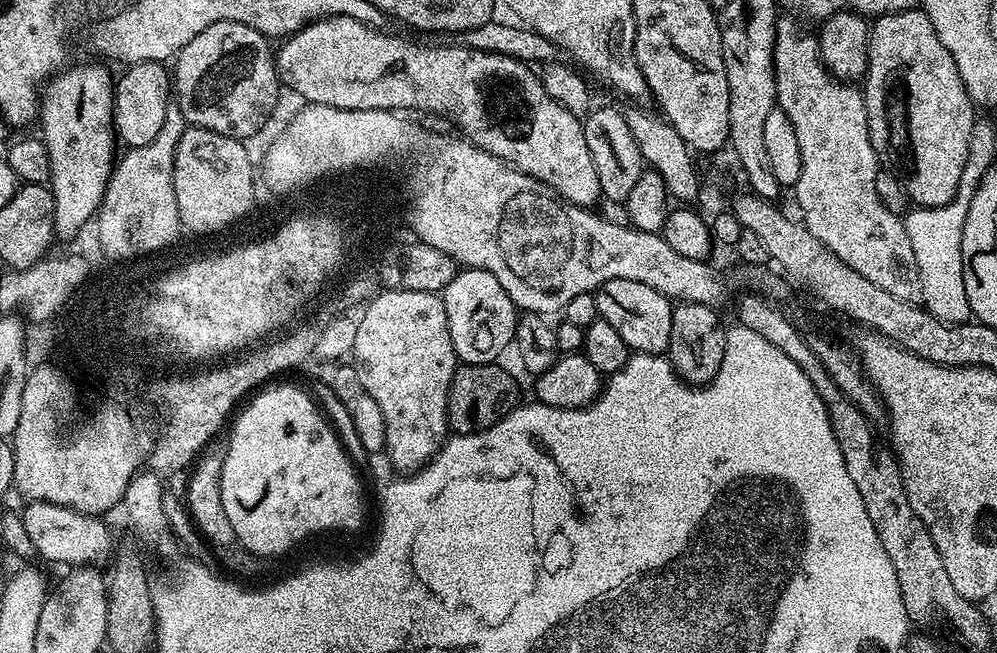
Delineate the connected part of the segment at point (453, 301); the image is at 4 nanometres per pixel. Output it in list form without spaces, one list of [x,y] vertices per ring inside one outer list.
[[[464,268],[444,287],[442,299],[457,357],[465,364],[499,361],[499,356],[513,343],[518,323],[518,309],[506,290],[502,290],[502,282],[481,268]]]

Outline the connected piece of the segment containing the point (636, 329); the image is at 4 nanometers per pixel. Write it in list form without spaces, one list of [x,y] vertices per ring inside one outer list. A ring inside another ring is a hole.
[[[614,278],[610,282],[606,282],[601,288],[596,289],[594,295],[596,297],[599,319],[610,322],[610,326],[614,326],[614,330],[618,330],[618,335],[622,337],[622,342],[626,342],[629,350],[633,353],[667,353],[674,307],[673,301],[669,300],[667,296],[662,295],[658,290],[654,290],[650,286],[642,286],[642,282],[630,282],[626,278]]]

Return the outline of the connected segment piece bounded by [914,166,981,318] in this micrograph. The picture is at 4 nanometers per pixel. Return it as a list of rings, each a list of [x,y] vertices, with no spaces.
[[[973,167],[962,170],[962,178],[958,182],[956,198],[946,206],[934,206],[933,208],[917,207],[916,228],[914,224],[914,236],[918,241],[918,259],[921,273],[929,274],[930,286],[925,287],[924,299],[929,312],[933,314],[945,314],[949,312],[952,318],[968,318],[972,311],[966,298],[966,282],[962,274],[962,226],[966,222],[966,214],[970,210],[970,202],[980,185],[981,175],[973,171]]]

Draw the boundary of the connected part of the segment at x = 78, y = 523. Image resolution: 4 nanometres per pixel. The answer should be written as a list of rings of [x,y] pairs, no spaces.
[[[34,500],[23,505],[22,519],[30,542],[34,542],[36,556],[45,556],[56,564],[67,566],[95,565],[113,555],[112,532],[103,524],[100,516],[87,516],[66,506]]]

